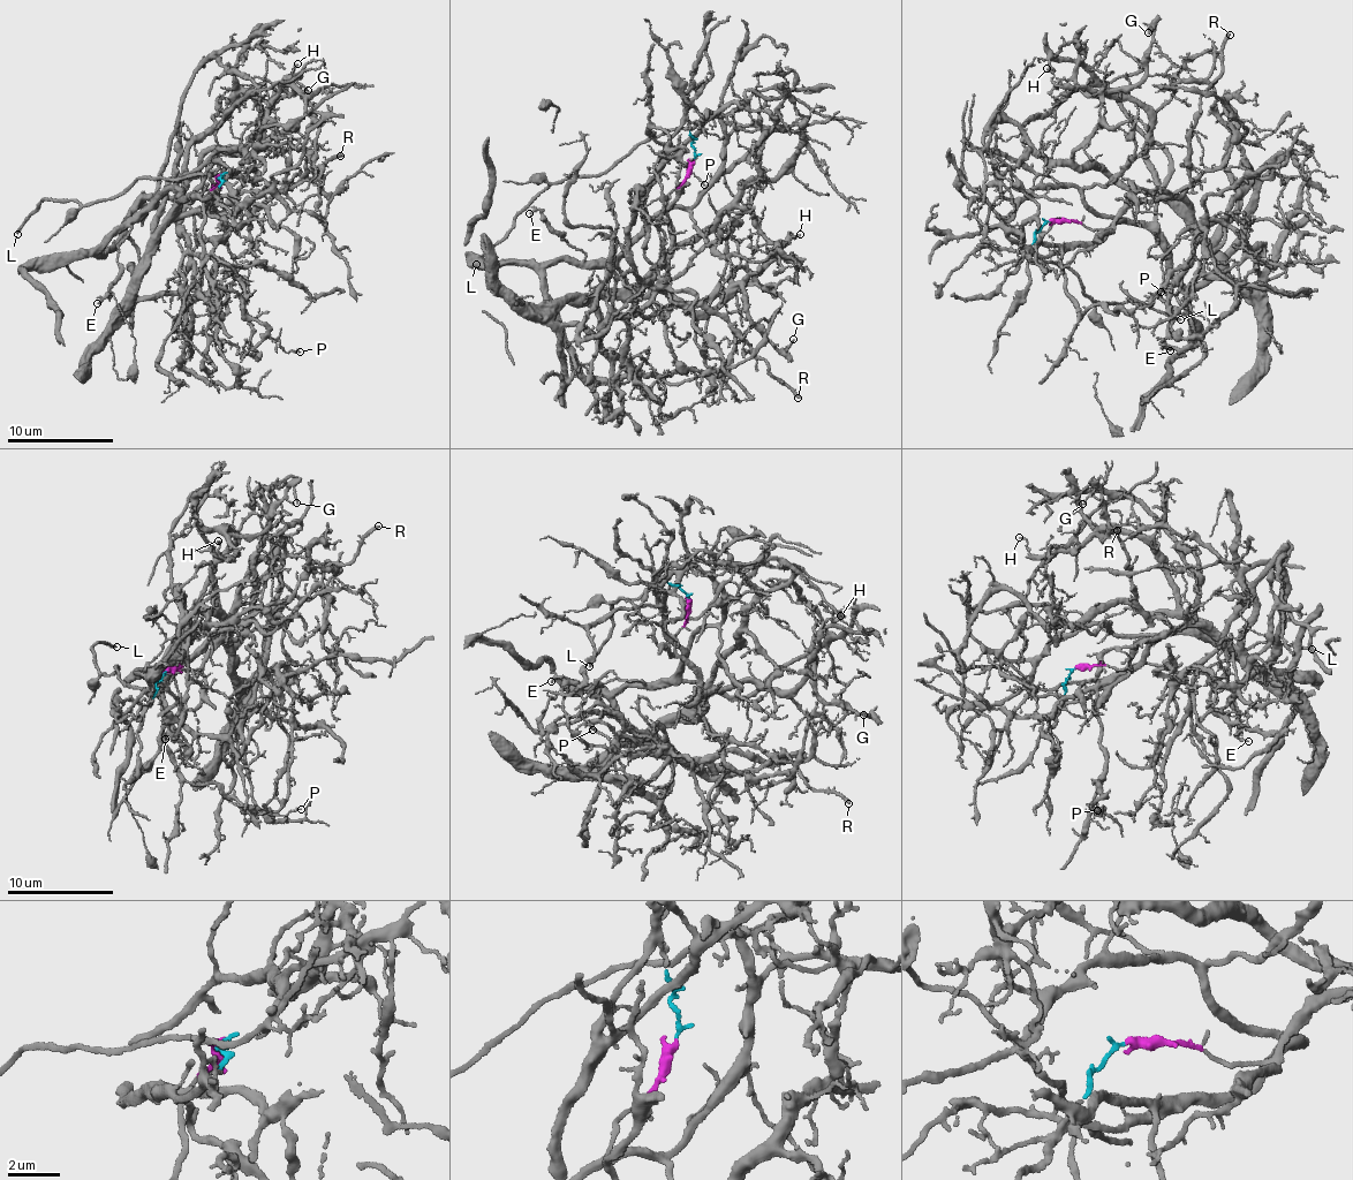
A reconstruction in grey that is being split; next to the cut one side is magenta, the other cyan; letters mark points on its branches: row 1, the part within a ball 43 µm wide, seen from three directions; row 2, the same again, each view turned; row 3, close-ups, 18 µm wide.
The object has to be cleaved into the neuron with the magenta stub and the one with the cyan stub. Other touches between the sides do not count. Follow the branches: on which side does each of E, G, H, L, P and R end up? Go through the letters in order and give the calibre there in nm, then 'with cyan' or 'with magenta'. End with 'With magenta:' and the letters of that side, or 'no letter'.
E: 200 nm thick; with cyan
G: 110 nm thick; with magenta
H: 100 nm thick; with magenta
L: 180 nm thick; with cyan
P: 110 nm thick; with cyan
R: 240 nm thick; with magenta
With magenta: G, H, R

